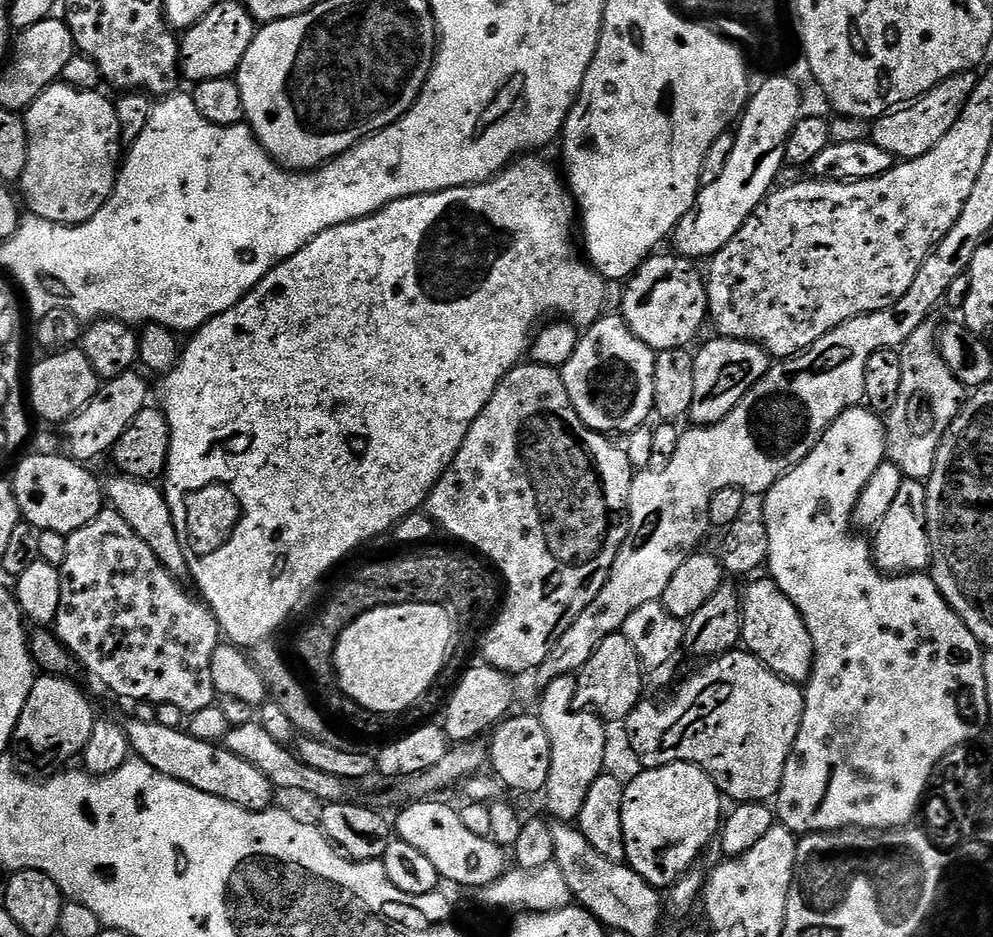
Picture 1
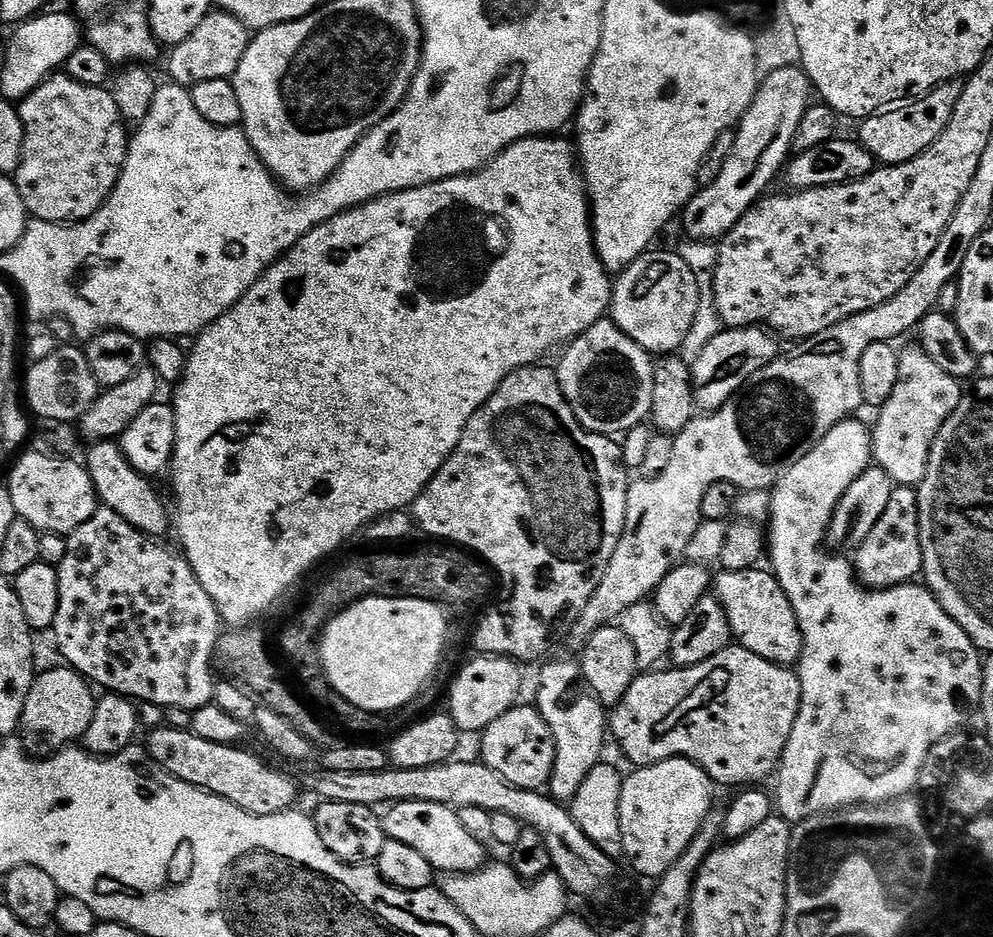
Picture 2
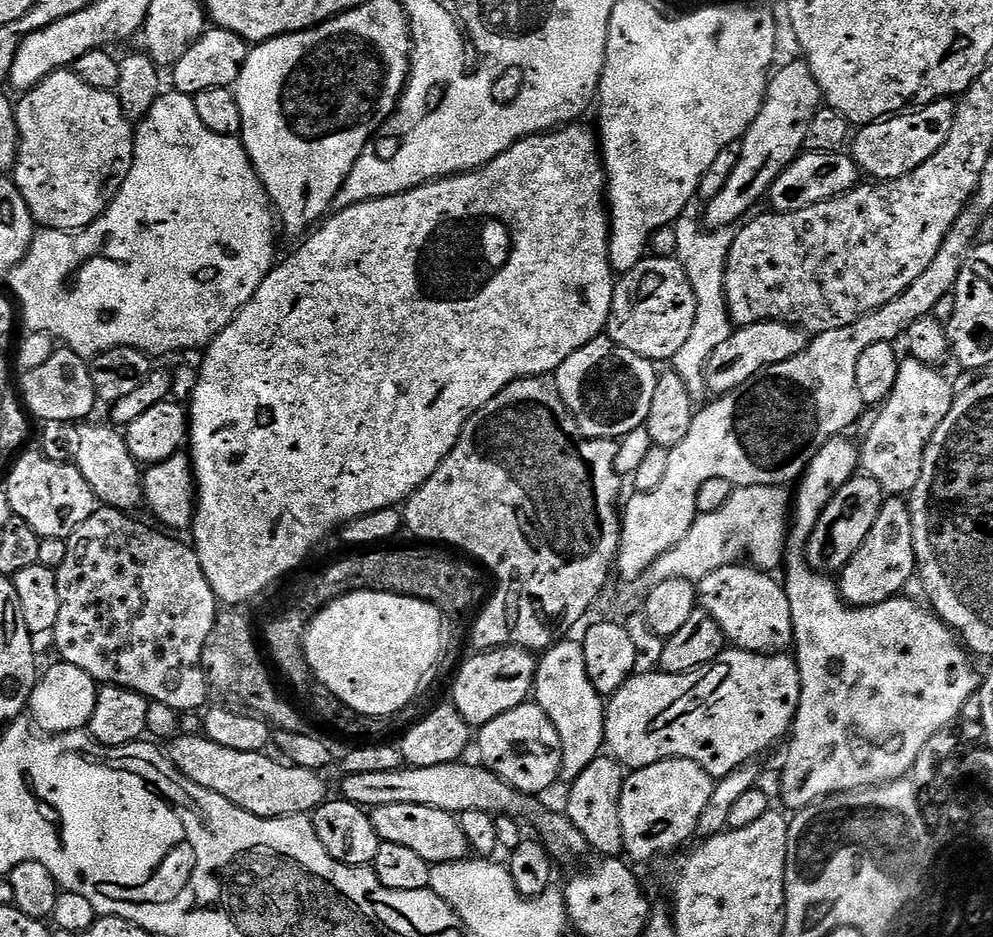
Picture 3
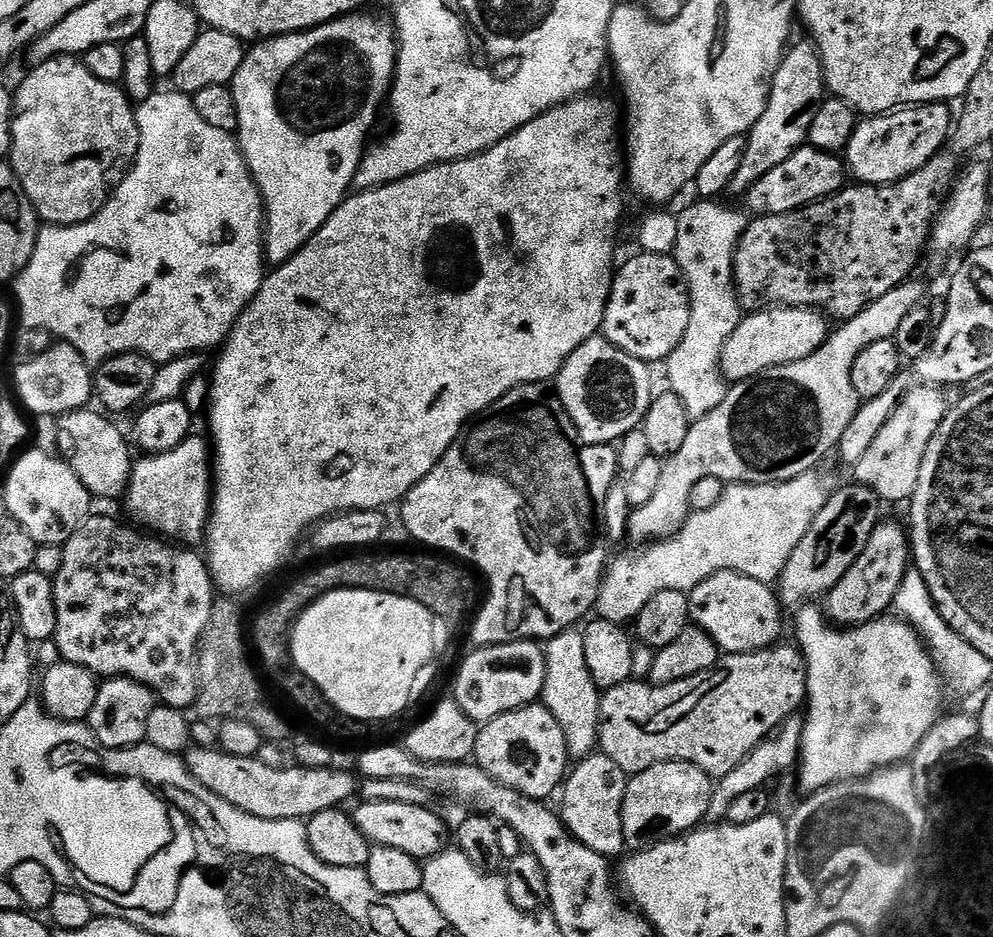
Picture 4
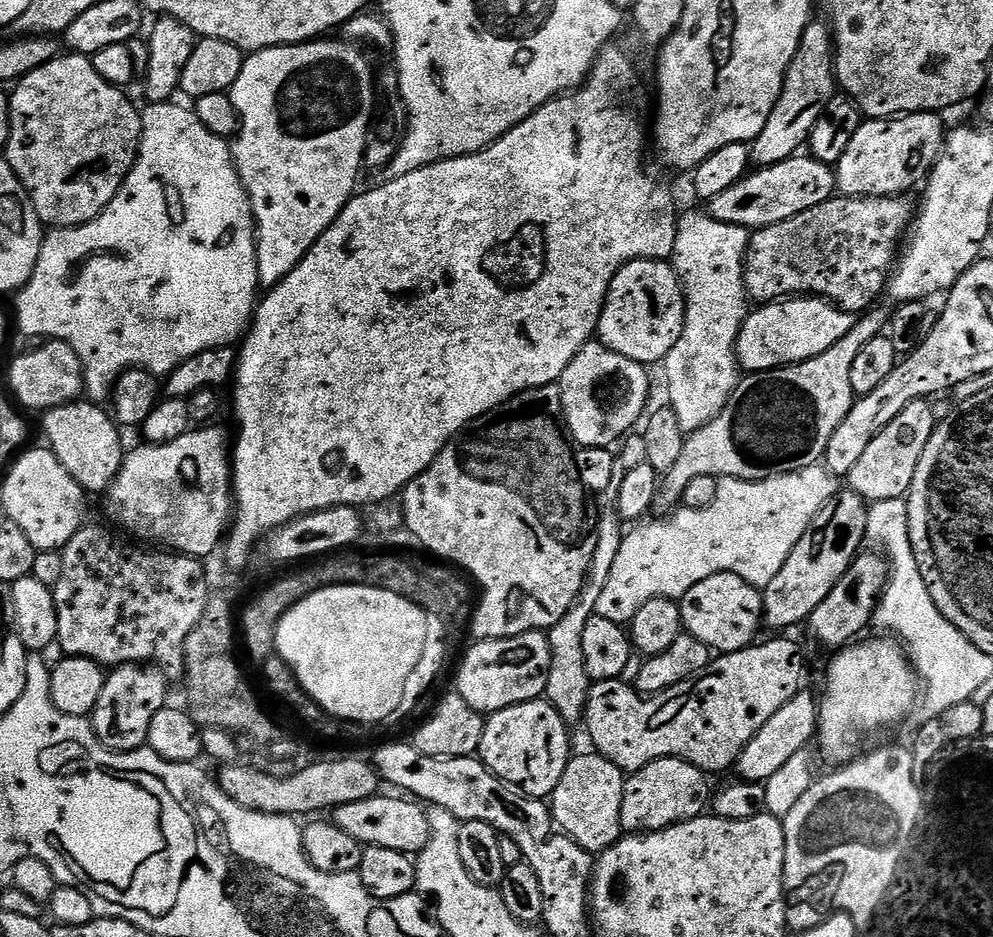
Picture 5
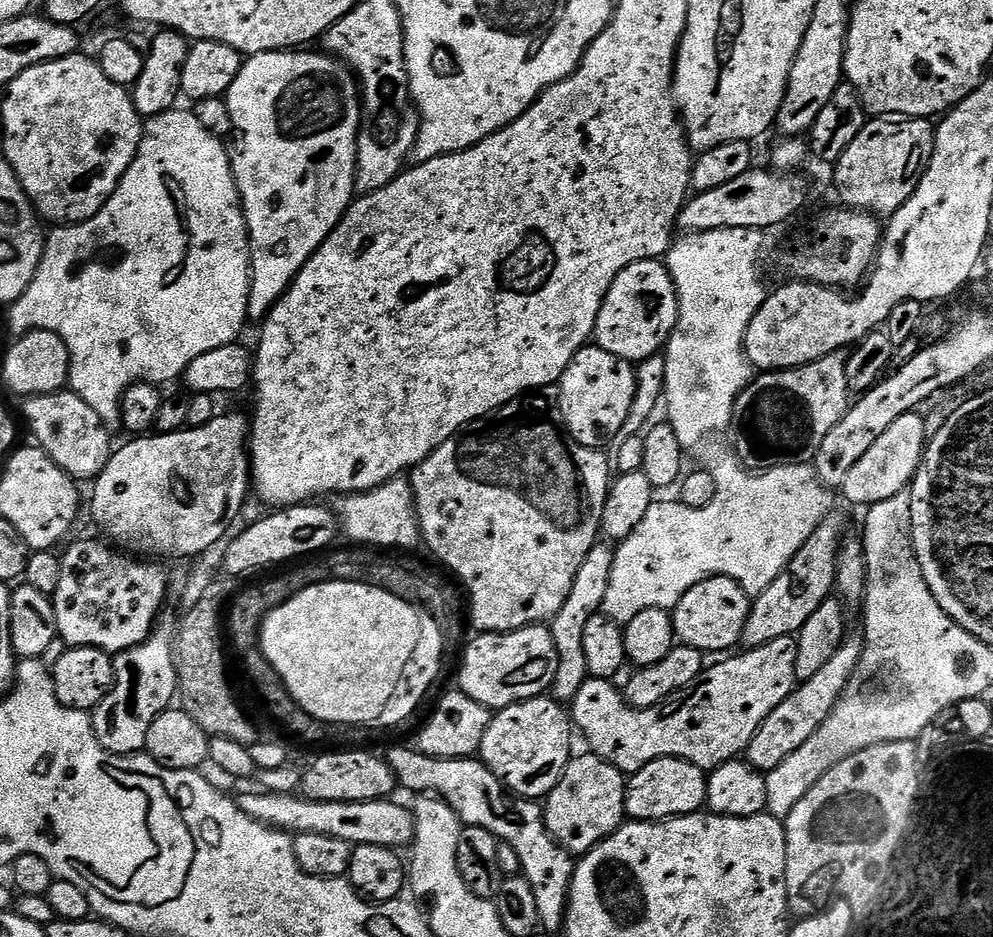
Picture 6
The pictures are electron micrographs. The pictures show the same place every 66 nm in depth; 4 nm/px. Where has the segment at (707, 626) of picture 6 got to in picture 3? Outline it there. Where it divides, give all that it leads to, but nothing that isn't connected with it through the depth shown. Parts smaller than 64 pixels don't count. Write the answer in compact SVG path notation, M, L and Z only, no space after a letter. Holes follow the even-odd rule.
M739 562L723 564L718 570L701 578L698 582L699 607L710 614L710 618L718 624L725 641L731 647L741 648L743 652L787 653L793 647L792 615L788 593L784 591L783 583L777 577L776 580L772 577L775 575L755 566L749 566L747 563L744 564Z

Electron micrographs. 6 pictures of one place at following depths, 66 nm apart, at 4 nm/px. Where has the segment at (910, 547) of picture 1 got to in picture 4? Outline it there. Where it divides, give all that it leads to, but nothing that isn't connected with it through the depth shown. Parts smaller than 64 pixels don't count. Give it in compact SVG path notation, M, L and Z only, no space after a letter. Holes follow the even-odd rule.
M887 520L877 524L854 566L823 597L822 611L833 625L865 624L885 615L895 605L896 594L910 570L910 536L903 523Z

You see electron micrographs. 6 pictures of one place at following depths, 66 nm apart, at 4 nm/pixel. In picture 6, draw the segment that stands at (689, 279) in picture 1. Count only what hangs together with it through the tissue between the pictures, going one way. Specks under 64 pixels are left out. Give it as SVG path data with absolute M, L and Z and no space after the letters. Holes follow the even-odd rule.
M639 260L614 278L602 306L594 333L595 347L629 362L657 355L667 345L680 317L680 303L667 263Z

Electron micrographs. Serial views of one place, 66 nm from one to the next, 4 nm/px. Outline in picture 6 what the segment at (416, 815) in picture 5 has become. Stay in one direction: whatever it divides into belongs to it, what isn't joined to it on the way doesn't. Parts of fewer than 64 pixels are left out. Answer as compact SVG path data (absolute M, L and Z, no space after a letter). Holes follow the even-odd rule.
M255 790L239 797L238 803L242 811L259 824L268 824L271 828L279 828L289 834L313 832L314 834L330 834L334 838L342 838L353 846L357 844L377 844L383 848L400 850L411 845L416 839L416 818L400 804L392 804L391 799L367 800L366 802L322 802L310 800L300 794L276 793Z

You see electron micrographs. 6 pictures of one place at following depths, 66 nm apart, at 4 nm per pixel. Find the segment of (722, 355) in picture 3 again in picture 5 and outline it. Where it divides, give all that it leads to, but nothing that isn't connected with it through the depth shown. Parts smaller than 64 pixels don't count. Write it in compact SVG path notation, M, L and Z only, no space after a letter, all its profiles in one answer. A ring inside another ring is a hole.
M815 296L785 298L749 311L736 340L736 359L745 373L772 372L786 364L801 364L826 354L834 342L842 342L856 325L857 317L837 308L831 300Z

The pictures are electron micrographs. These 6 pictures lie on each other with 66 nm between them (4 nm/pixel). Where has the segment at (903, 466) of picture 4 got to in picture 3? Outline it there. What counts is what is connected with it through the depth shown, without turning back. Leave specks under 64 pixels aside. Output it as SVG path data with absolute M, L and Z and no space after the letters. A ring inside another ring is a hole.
M911 358L901 359L898 382L894 382L894 390L879 405L877 412L880 413L864 445L861 443L858 448L863 475L877 480L885 493L899 497L910 494L918 486L926 446L934 430L942 426L942 418L950 414L953 399L954 391L940 370Z

